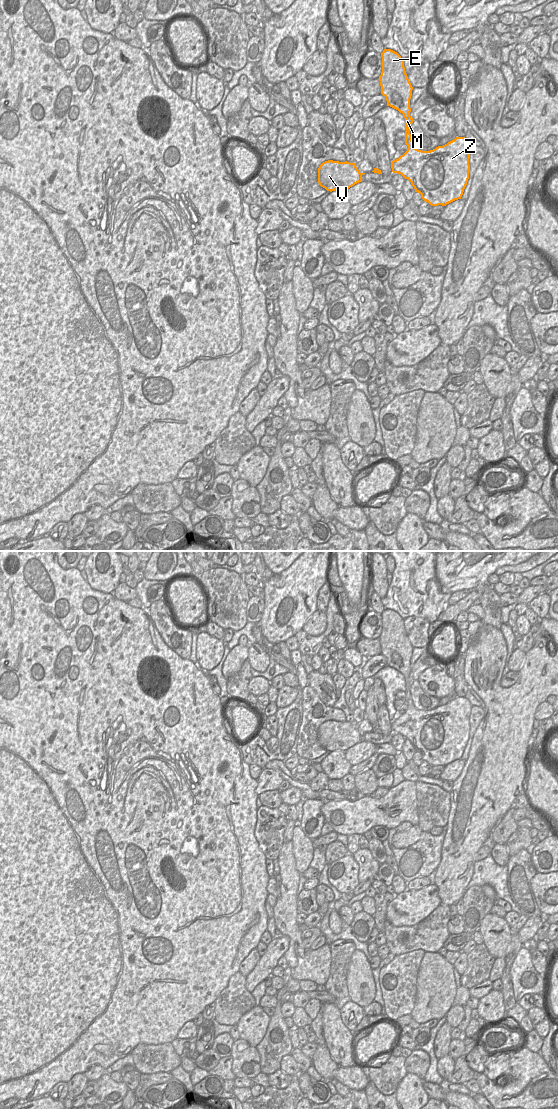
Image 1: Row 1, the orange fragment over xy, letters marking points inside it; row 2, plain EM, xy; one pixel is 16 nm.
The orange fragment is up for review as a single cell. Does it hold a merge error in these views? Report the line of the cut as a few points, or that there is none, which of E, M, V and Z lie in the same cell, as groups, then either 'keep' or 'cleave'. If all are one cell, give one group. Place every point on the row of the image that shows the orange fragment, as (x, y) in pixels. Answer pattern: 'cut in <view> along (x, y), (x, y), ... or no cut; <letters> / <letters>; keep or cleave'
no cut; E M V Z; keep

